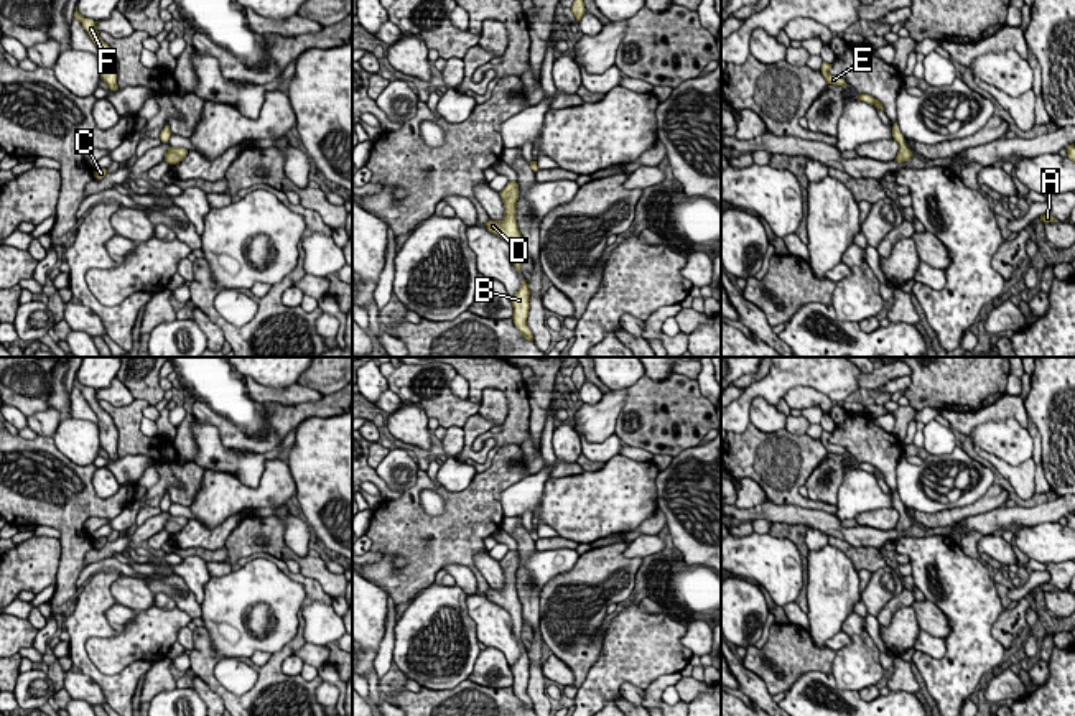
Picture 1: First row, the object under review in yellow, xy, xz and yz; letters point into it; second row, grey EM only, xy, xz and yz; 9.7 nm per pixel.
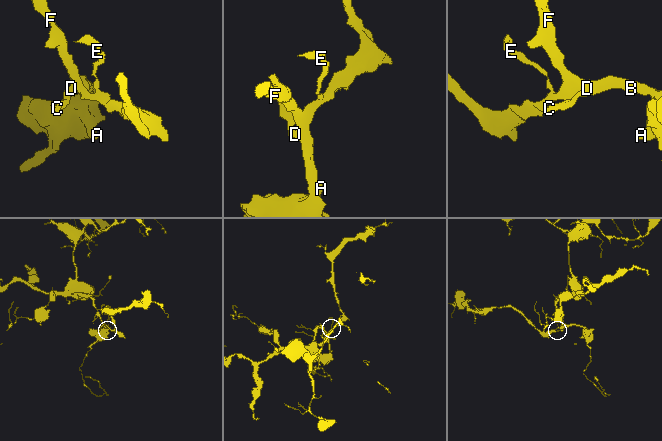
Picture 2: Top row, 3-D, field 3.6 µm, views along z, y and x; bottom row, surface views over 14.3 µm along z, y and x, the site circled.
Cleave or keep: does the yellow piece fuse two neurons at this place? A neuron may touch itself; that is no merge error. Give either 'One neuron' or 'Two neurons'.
Two neurons

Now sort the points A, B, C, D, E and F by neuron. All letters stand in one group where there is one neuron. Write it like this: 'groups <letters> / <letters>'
groups A B C D F / E

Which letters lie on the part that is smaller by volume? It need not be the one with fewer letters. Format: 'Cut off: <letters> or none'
Cut off: E

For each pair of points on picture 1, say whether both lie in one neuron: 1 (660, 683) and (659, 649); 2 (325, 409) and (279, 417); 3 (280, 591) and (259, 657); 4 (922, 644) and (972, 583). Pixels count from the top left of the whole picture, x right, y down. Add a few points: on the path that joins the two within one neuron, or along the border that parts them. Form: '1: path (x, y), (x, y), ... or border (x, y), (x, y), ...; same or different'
1: border (679, 670), (659, 675), (644, 688); different
2: path (313, 409), (290, 415); same
3: border (270, 652), (255, 650), (249, 657); different
4: border (947, 646), (947, 652), (939, 659), (916, 649); different

